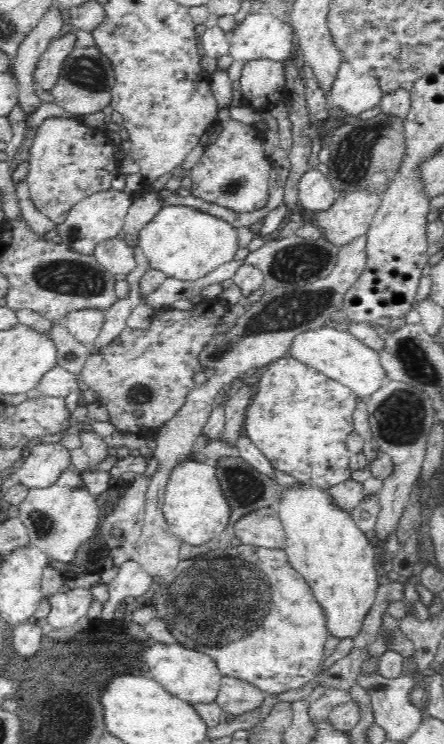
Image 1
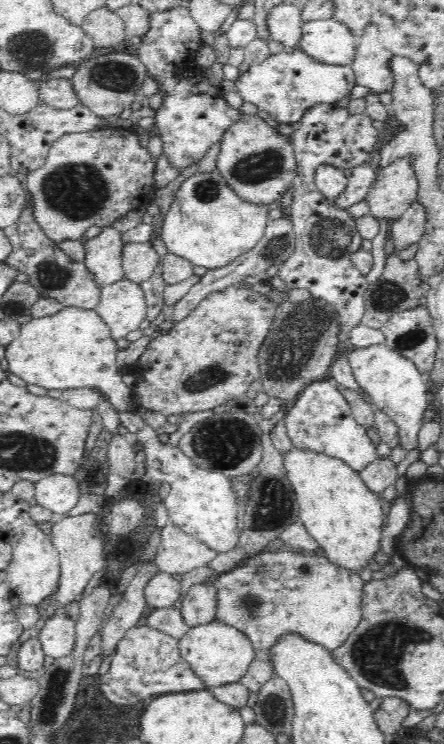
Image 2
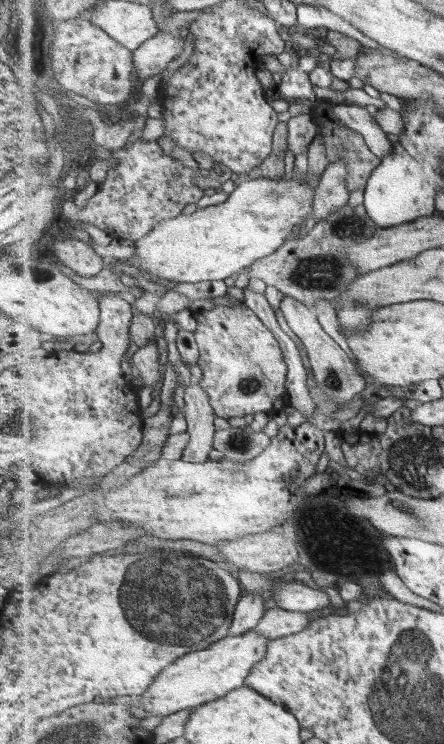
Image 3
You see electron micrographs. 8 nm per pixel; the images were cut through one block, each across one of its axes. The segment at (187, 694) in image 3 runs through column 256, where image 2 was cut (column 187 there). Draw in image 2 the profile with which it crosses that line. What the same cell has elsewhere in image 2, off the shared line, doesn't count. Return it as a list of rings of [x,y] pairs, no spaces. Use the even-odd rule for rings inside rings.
[[[215,620],[204,626],[189,628],[184,636],[177,639],[177,650],[206,691],[239,681],[248,665],[256,658],[251,644],[243,634]]]

